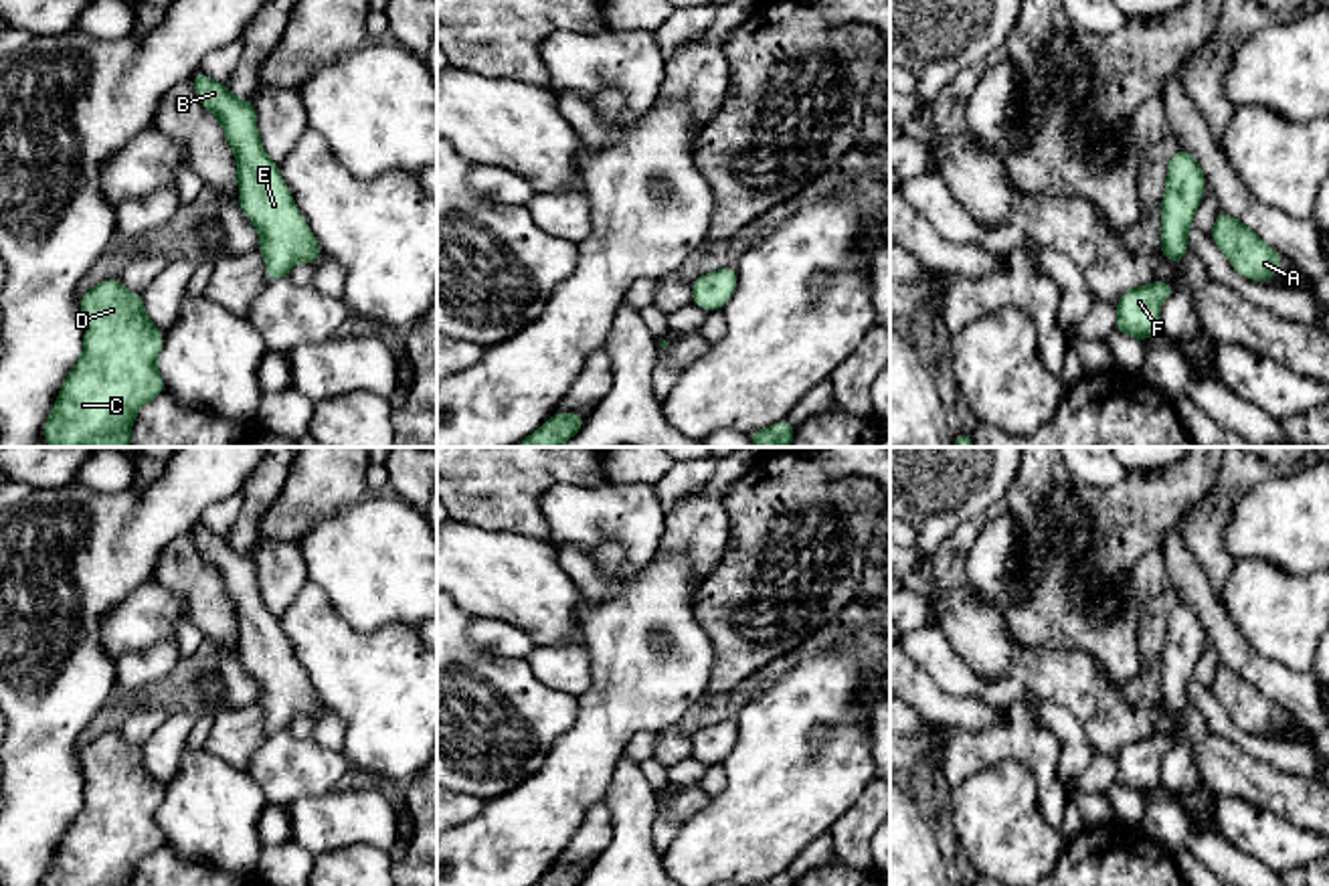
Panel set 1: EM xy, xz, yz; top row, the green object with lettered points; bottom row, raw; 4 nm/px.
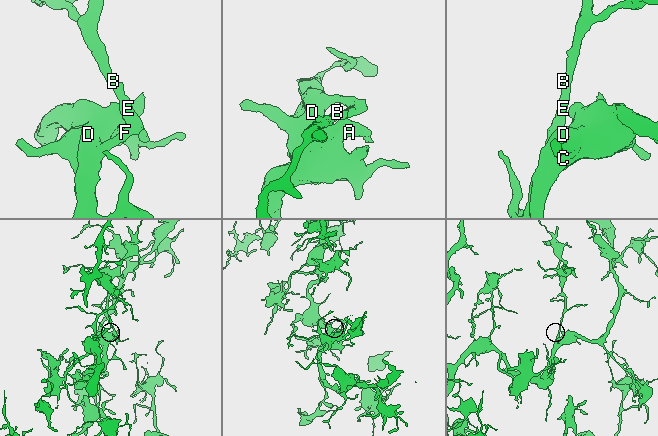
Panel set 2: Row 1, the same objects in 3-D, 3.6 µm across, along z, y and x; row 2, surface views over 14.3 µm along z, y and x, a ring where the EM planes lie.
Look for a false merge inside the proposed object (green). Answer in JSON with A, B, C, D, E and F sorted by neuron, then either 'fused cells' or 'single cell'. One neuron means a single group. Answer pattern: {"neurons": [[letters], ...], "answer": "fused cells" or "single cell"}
{"neurons": [["A", "B", "C", "D", "E", "F"]], "answer": "single cell"}

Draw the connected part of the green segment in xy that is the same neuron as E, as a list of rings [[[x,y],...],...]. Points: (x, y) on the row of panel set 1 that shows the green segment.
[[[196,69],[198,101],[212,111],[227,134],[237,160],[237,198],[243,214],[261,235],[259,253],[267,263],[267,281],[285,279],[297,261],[316,265],[322,247],[293,202],[289,186],[263,150],[253,101],[235,97],[227,85]]]

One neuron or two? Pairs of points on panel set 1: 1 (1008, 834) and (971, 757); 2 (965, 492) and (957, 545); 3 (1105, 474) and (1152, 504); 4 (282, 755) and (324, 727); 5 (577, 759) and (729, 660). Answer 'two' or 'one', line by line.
1: two
2: two
3: two
4: two
5: two

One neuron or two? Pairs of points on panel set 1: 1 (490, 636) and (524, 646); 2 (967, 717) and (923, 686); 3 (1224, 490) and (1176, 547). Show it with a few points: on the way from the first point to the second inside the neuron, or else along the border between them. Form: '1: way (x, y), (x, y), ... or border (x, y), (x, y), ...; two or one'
1: way (498, 636), (516, 642); one
2: way (957, 711), (945, 709), (933, 696); one
3: border (1178, 533), (1208, 579); two

